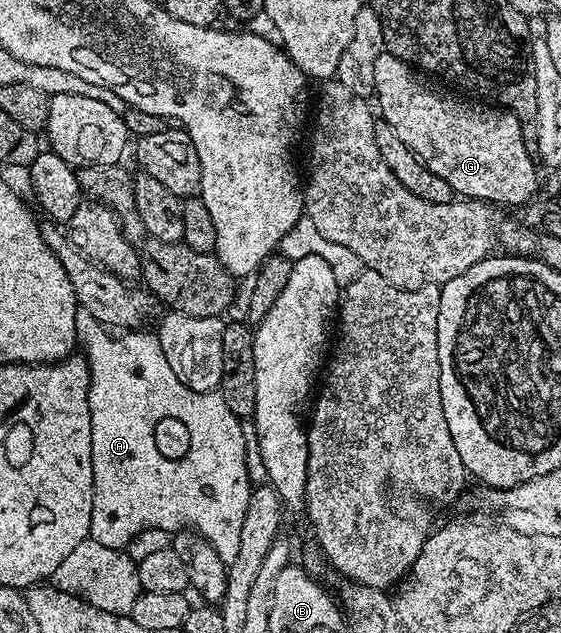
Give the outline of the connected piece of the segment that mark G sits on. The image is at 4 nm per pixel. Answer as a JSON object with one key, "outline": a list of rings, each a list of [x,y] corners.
{"outline":[[[386,51],[382,52],[373,65],[373,83],[375,84],[374,100],[379,100],[378,112],[381,117],[387,121],[390,130],[396,133],[421,160],[427,164],[427,171],[430,174],[435,174],[445,179],[452,187],[454,192],[463,199],[474,199],[476,201],[485,201],[499,205],[523,205],[530,199],[535,191],[535,165],[537,166],[536,158],[529,151],[525,151],[525,139],[521,135],[521,123],[517,119],[517,115],[513,115],[510,109],[502,107],[492,107],[490,104],[478,105],[475,101],[466,101],[463,97],[454,97],[451,93],[446,93],[443,89],[438,89],[435,85],[430,85],[428,78],[414,65],[408,65],[406,61],[400,57],[394,57],[393,54]]]}

